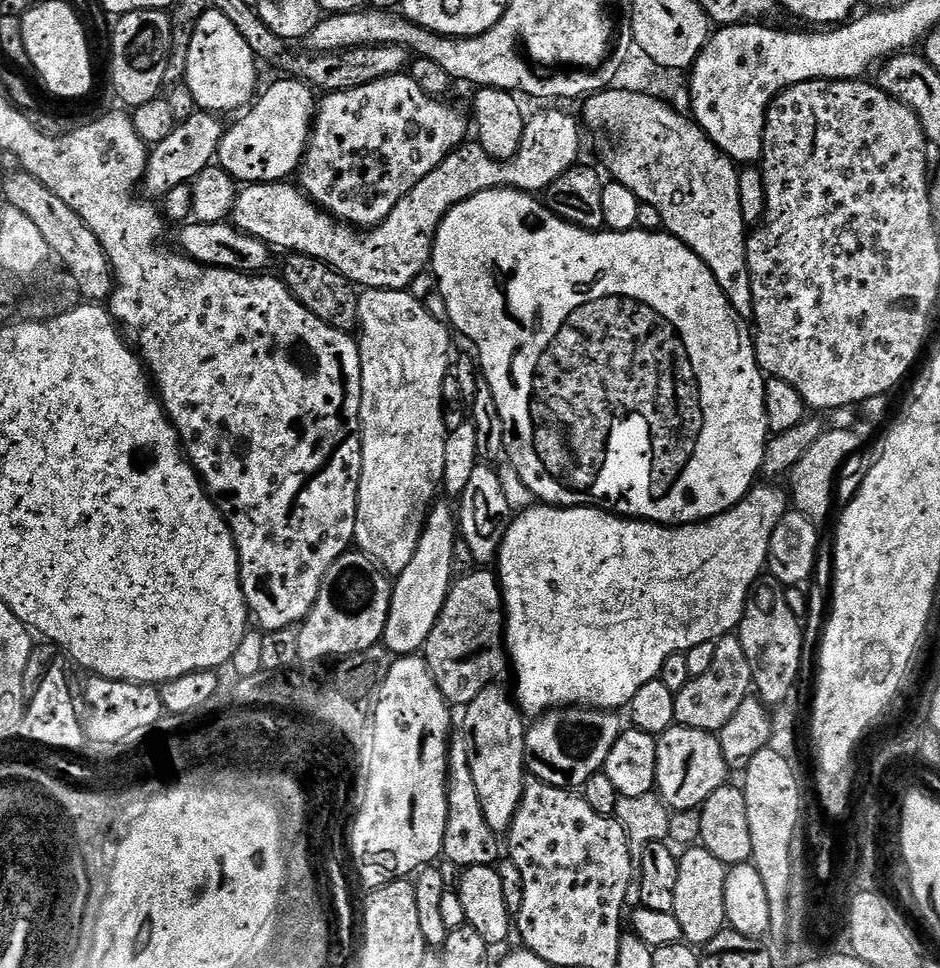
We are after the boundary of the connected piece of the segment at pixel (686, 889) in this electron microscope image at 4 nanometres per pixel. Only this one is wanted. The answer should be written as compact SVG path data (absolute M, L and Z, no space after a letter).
M702 846L689 847L685 852L688 853L684 857L681 855L678 860L678 882L672 913L678 918L678 926L682 926L684 940L692 946L703 946L726 926L724 887L728 868Z

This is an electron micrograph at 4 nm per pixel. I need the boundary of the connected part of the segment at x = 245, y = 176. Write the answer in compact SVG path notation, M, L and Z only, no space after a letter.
M280 79L284 80L270 85L265 92L263 89L255 97L251 107L239 117L241 120L233 128L231 125L220 140L219 167L229 172L232 179L241 185L279 184L287 181L299 173L300 164L304 161L304 151L312 137L318 100L313 89L304 81Z

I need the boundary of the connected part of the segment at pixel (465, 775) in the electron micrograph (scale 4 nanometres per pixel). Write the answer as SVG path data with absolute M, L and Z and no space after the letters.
M459 734L453 735L448 741L448 809L443 859L456 864L461 870L487 864L495 865L502 856L501 841L499 844L496 840L499 840L498 834L490 830L486 816L482 814L482 802L478 799L478 789L474 787L466 742L462 742Z

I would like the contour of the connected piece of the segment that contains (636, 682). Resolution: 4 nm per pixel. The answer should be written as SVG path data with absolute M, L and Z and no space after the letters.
M753 487L752 491L740 500L734 507L721 514L721 516L712 516L699 524L685 524L683 526L669 526L666 524L653 524L647 520L638 520L635 518L625 518L617 516L615 511L605 510L603 508L593 508L591 506L581 506L579 508L562 508L559 506L533 506L519 513L508 525L505 530L505 538L501 542L498 555L498 575L500 578L500 588L504 592L504 610L506 619L504 621L504 643L506 645L506 656L510 661L510 668L516 671L516 688L514 687L514 699L520 706L520 711L529 717L535 718L543 716L544 713L552 711L553 708L566 708L569 706L587 706L589 708L599 708L601 710L620 710L627 706L634 698L634 694L638 694L638 690L642 690L642 686L646 686L646 682L657 679L662 670L662 666L666 662L666 658L670 658L670 654L678 654L679 652L687 653L692 647L699 646L703 643L718 641L723 636L735 633L740 627L740 619L744 613L744 607L748 601L748 595L752 593L752 587L760 579L765 571L768 563L768 551L770 550L770 538L774 534L776 524L784 517L786 509L789 507L790 500L787 495L784 496L776 488L760 488Z

